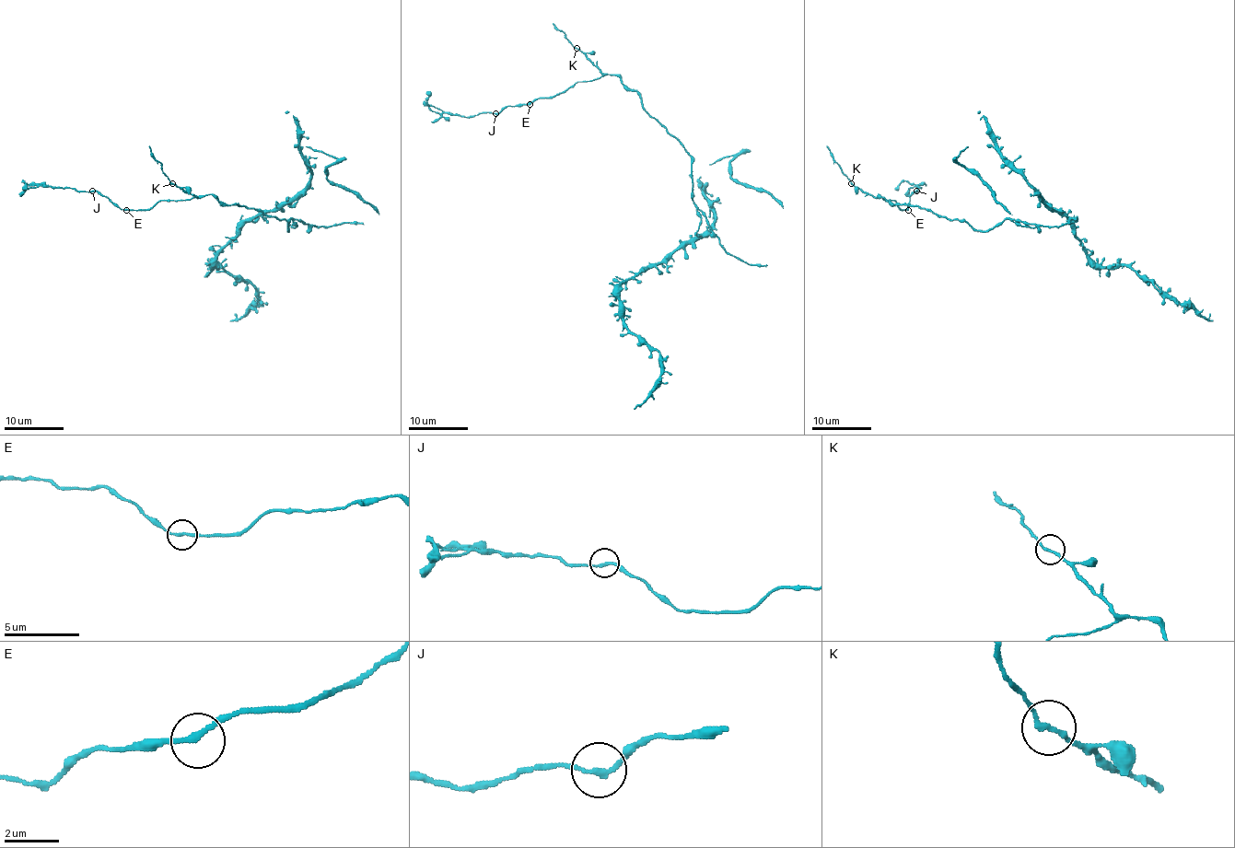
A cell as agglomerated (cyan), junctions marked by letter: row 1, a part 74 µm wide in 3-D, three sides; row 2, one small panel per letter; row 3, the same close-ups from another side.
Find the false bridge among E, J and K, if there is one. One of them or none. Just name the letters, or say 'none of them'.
K

